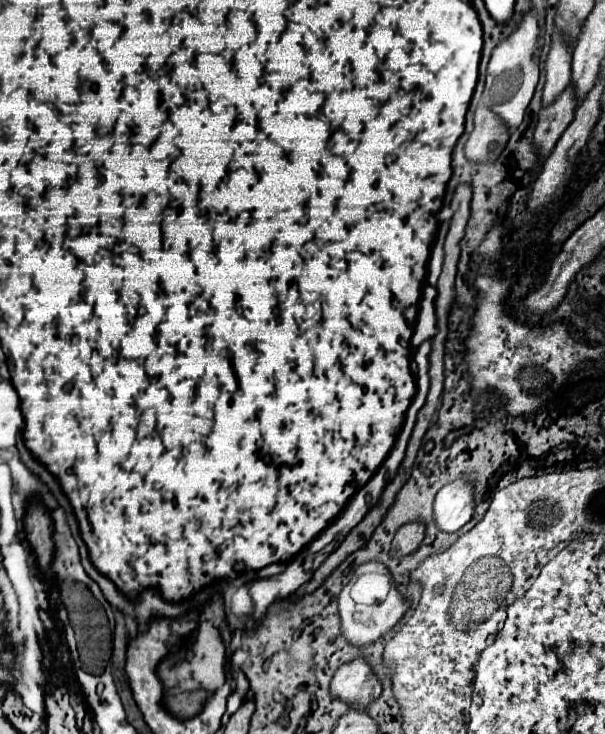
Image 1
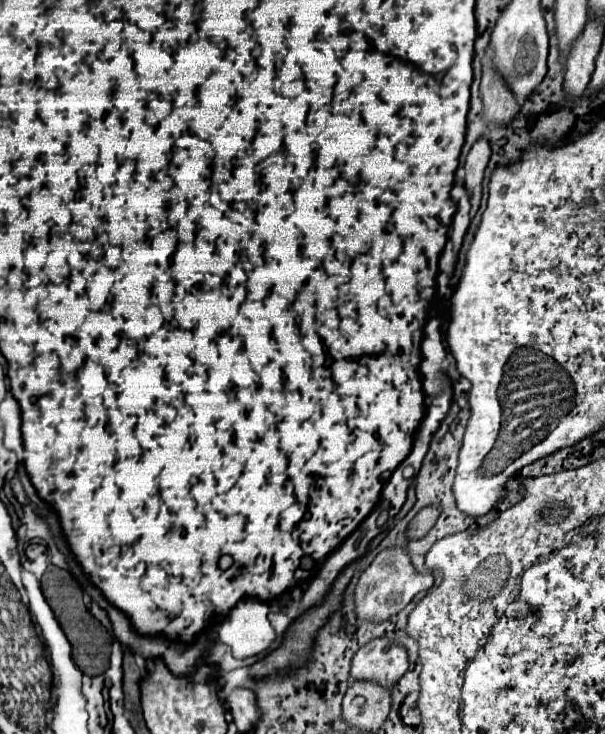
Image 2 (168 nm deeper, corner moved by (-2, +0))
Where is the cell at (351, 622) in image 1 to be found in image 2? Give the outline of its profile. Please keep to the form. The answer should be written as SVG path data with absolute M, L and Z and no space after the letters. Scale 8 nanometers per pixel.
M390 547L376 555L372 565L362 573L356 587L356 615L364 621L384 621L402 611L416 593L428 591L434 585L432 575L422 575L414 569L406 547Z

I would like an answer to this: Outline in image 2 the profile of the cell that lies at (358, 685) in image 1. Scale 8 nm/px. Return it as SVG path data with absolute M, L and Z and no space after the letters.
M388 637L372 639L352 659L352 681L378 681L384 687L394 687L408 671L408 651L404 645Z

